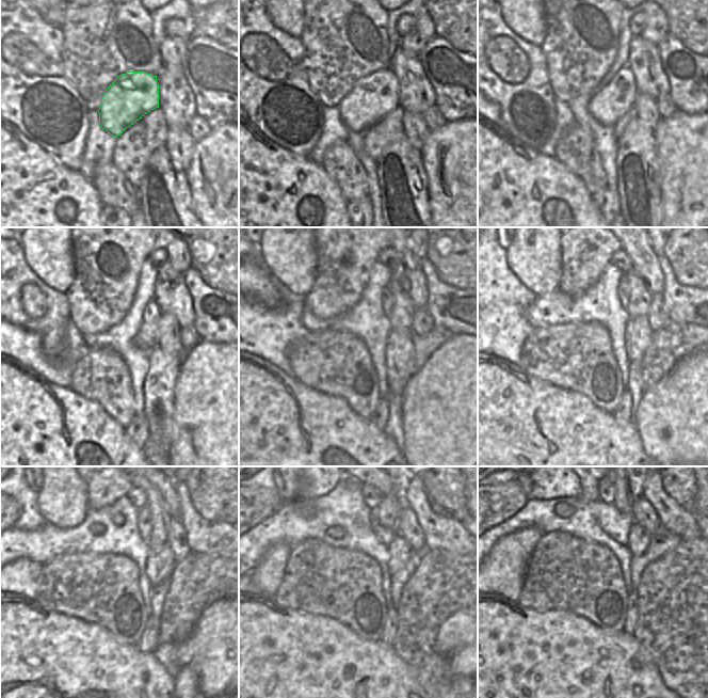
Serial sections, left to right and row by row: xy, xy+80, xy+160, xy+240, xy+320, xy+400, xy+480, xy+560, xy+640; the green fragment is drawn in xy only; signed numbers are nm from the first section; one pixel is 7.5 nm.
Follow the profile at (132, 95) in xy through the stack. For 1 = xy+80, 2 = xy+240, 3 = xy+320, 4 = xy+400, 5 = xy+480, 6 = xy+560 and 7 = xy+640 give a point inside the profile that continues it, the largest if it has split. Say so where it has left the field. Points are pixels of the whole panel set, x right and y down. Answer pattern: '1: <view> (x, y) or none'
1: xy+80 (372, 97)
2: xy+240 (146, 338)
3: xy+320 (387, 298)
4: xy+400 (623, 291)
5: xy+480 (144, 522)
6: xy+560 (388, 510)
7: xy+640 (628, 488)

